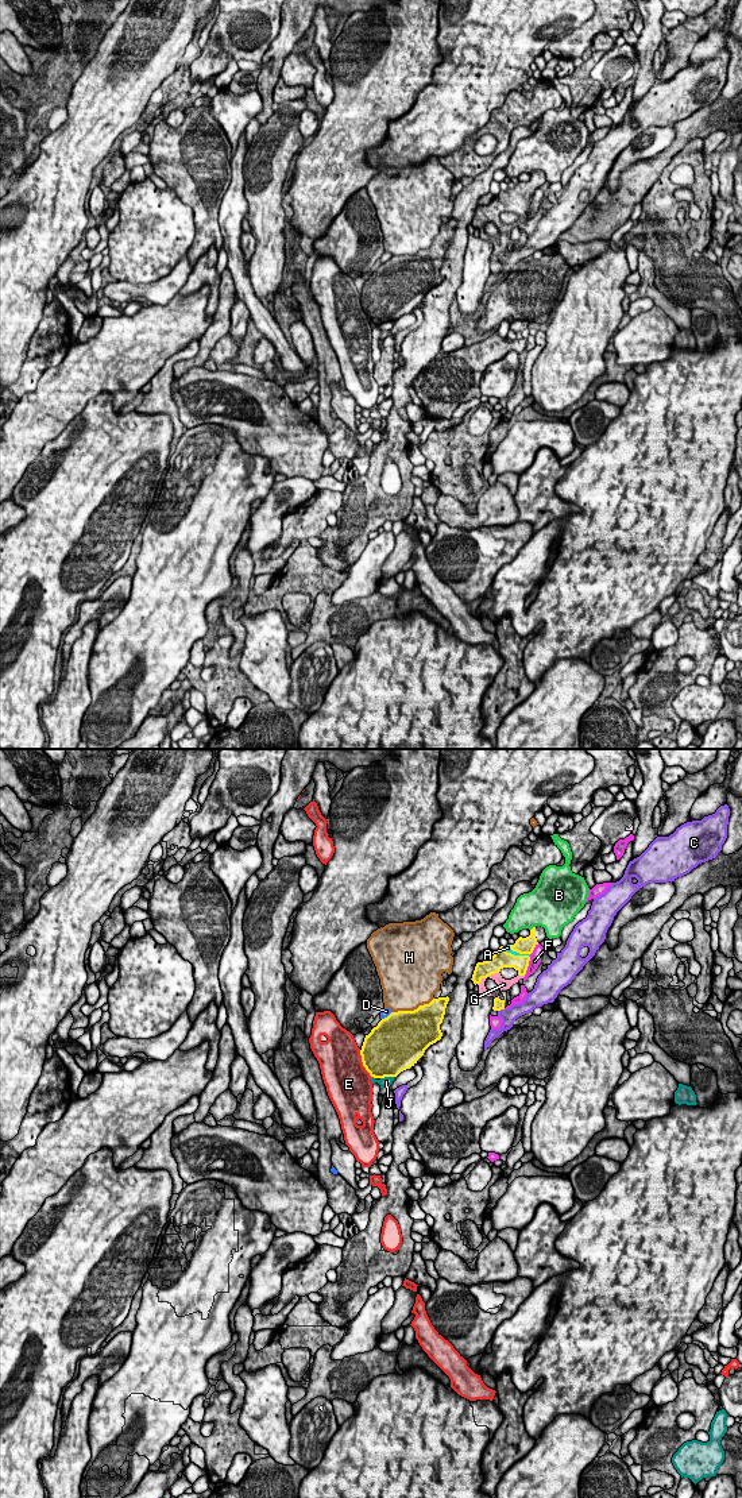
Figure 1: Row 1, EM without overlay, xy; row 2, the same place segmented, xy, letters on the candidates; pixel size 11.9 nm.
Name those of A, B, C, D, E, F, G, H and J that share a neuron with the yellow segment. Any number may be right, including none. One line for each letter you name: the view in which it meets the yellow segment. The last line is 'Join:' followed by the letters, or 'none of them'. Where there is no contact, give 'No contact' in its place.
A: Touches yellow in xy
G: Touches yellow in xy
Join: A, G

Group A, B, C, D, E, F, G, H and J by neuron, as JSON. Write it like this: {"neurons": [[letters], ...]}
{"neurons": [["A", "G"], ["B"], ["C"], ["D"], ["E"], ["F"], ["H"], ["J"]]}

